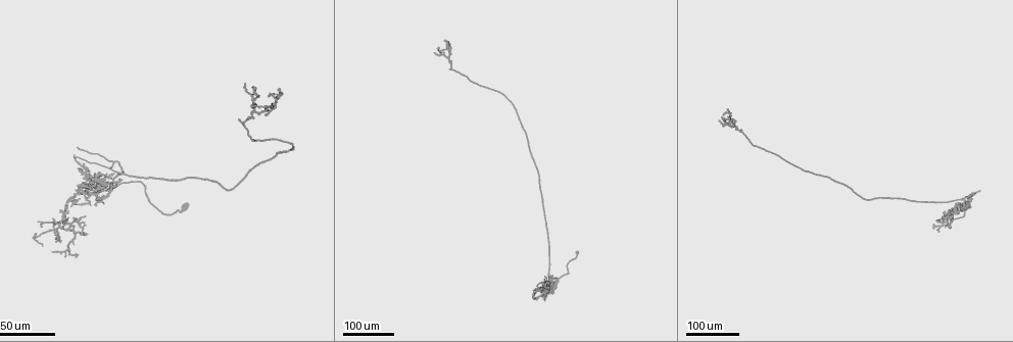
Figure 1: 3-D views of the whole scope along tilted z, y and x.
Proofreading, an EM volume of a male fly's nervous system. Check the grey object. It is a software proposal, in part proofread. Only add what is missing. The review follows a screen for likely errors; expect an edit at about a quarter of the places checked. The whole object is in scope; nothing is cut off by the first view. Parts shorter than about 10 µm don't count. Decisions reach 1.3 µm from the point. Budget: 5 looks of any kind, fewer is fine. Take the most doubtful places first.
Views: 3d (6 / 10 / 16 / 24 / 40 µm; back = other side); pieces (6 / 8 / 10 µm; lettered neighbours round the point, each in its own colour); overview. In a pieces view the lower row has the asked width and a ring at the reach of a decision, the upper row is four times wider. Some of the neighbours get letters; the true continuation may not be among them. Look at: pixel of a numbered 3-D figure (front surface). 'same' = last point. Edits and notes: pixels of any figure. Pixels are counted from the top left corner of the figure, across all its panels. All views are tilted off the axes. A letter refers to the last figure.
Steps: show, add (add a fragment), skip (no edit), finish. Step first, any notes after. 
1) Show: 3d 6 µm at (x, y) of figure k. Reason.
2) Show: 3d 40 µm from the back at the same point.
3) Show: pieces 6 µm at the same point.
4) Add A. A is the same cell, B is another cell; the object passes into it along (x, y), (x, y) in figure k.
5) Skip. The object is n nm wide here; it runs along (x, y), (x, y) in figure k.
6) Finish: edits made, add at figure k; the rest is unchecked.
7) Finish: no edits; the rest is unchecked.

Show: 3d 40 µm at (978, 191) of figure 1. Long arm stops here.

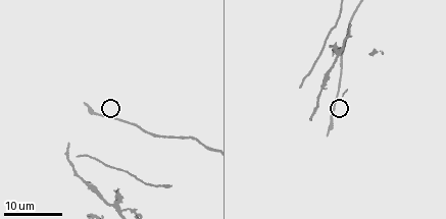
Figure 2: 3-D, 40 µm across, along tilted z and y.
Show: pieces 6 µm at (83, 105) of figure 2.

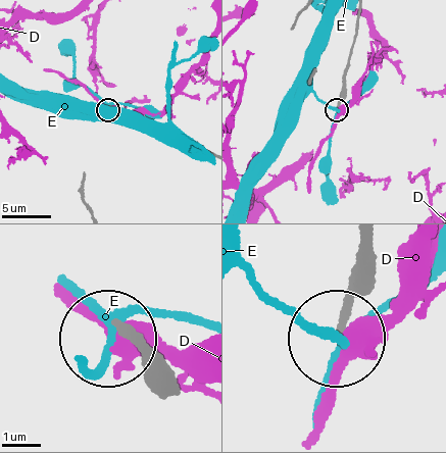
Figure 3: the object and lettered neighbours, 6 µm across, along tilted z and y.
Skip. D and E are other cells; none of them fits.

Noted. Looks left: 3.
Show: 3d 16 µm at (300, 87) of figure 2. Thin end.

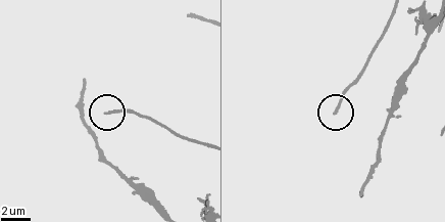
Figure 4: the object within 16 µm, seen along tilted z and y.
Show: pieces 10 µm at (109, 113) of figure 4.

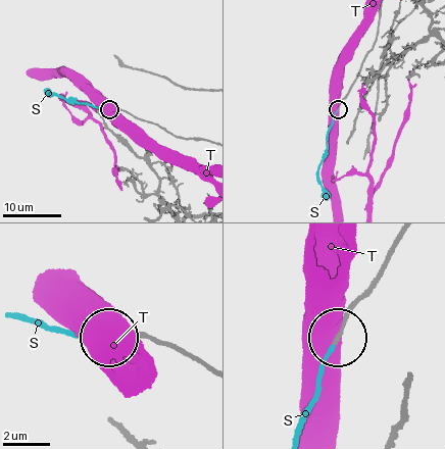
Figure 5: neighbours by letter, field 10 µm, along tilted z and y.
Add S. S is the same cell, T is another cell; the object passes into it along (378, 278), (337, 339), (299, 435) in figure 5; the cell continues.

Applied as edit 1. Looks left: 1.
Finish: edits made, add at figure 5; the rest is unchecked.

